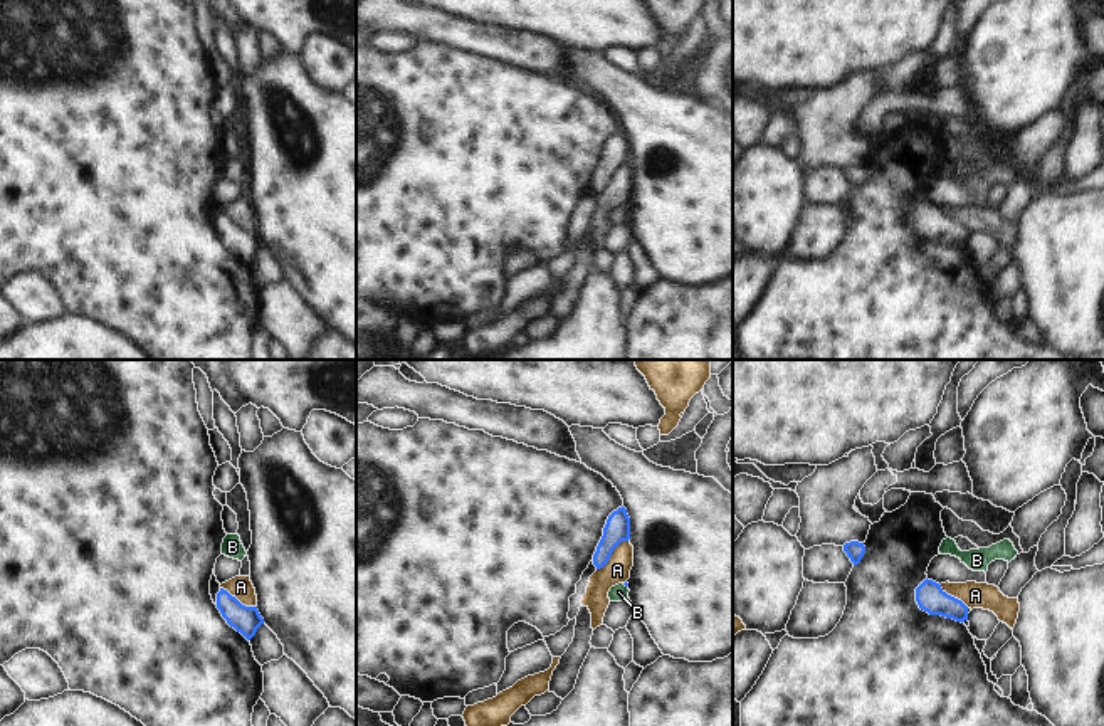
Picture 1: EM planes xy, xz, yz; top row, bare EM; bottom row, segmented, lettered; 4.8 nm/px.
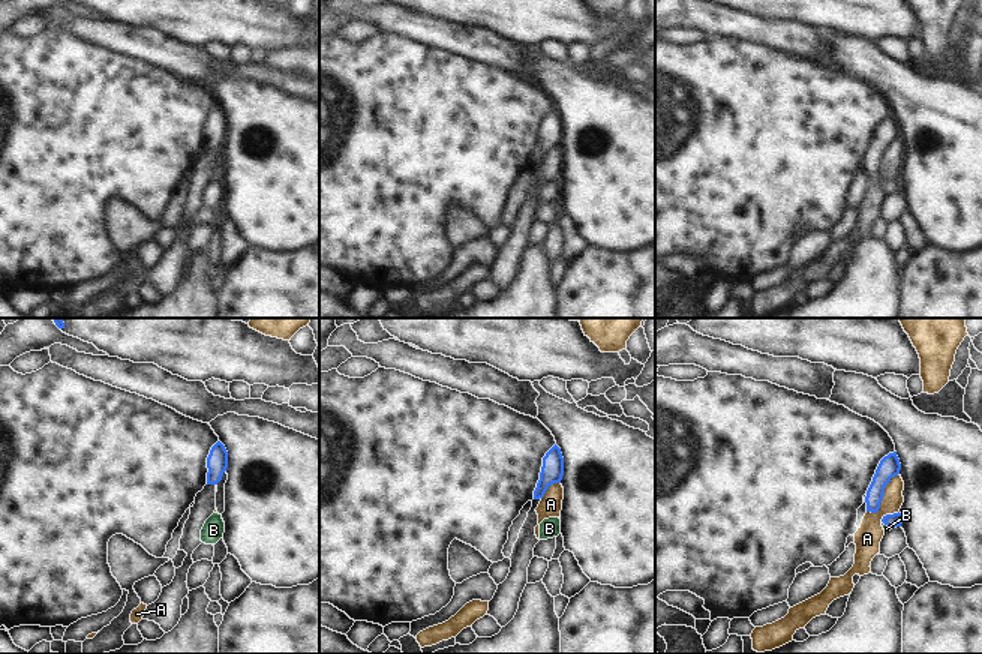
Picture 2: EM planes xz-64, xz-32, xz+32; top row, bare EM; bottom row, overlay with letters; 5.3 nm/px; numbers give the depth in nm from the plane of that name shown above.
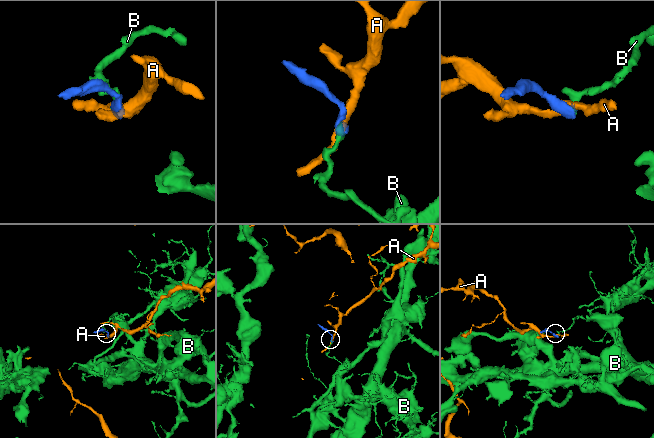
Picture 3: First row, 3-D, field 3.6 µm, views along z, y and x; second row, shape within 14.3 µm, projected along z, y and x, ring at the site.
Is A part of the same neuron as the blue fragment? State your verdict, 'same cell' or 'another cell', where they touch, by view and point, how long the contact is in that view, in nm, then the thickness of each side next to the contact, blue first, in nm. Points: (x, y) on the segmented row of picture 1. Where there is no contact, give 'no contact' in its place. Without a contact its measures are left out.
another cell | xz (610, 555) | 220 nm | 120/120 nm

